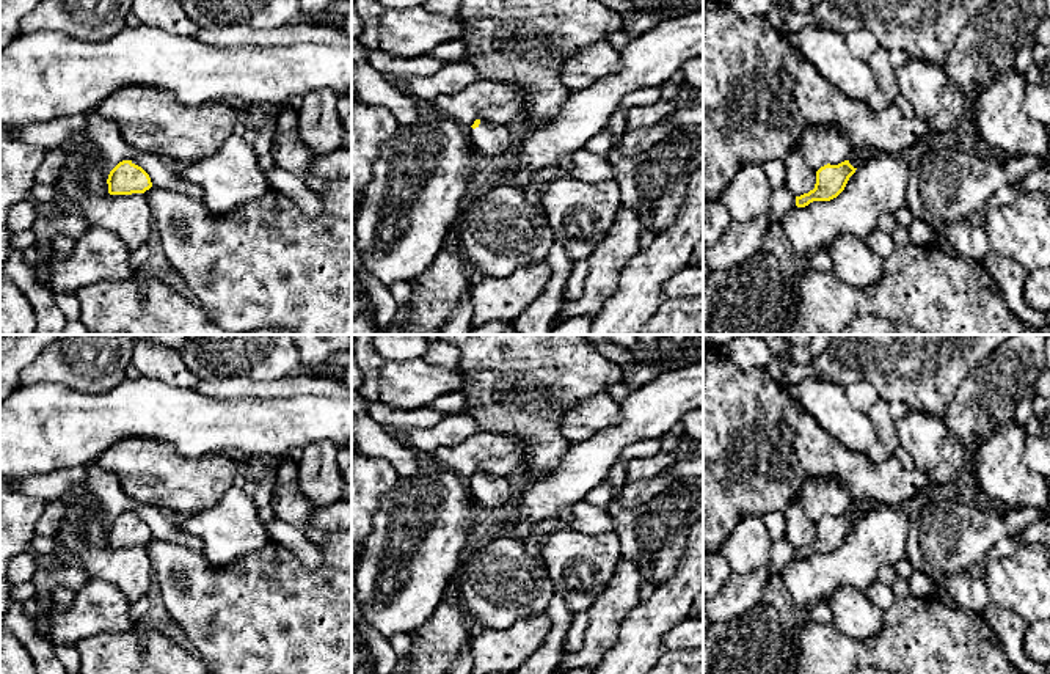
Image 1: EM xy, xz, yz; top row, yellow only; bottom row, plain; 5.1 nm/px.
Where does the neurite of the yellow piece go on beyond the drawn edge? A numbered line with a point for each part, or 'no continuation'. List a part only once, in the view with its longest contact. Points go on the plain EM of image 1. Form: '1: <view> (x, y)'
1: xz (495, 497)

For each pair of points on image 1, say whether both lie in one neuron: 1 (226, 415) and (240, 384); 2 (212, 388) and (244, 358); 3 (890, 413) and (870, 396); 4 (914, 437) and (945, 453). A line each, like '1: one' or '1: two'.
1: two
2: two
3: two
4: one

